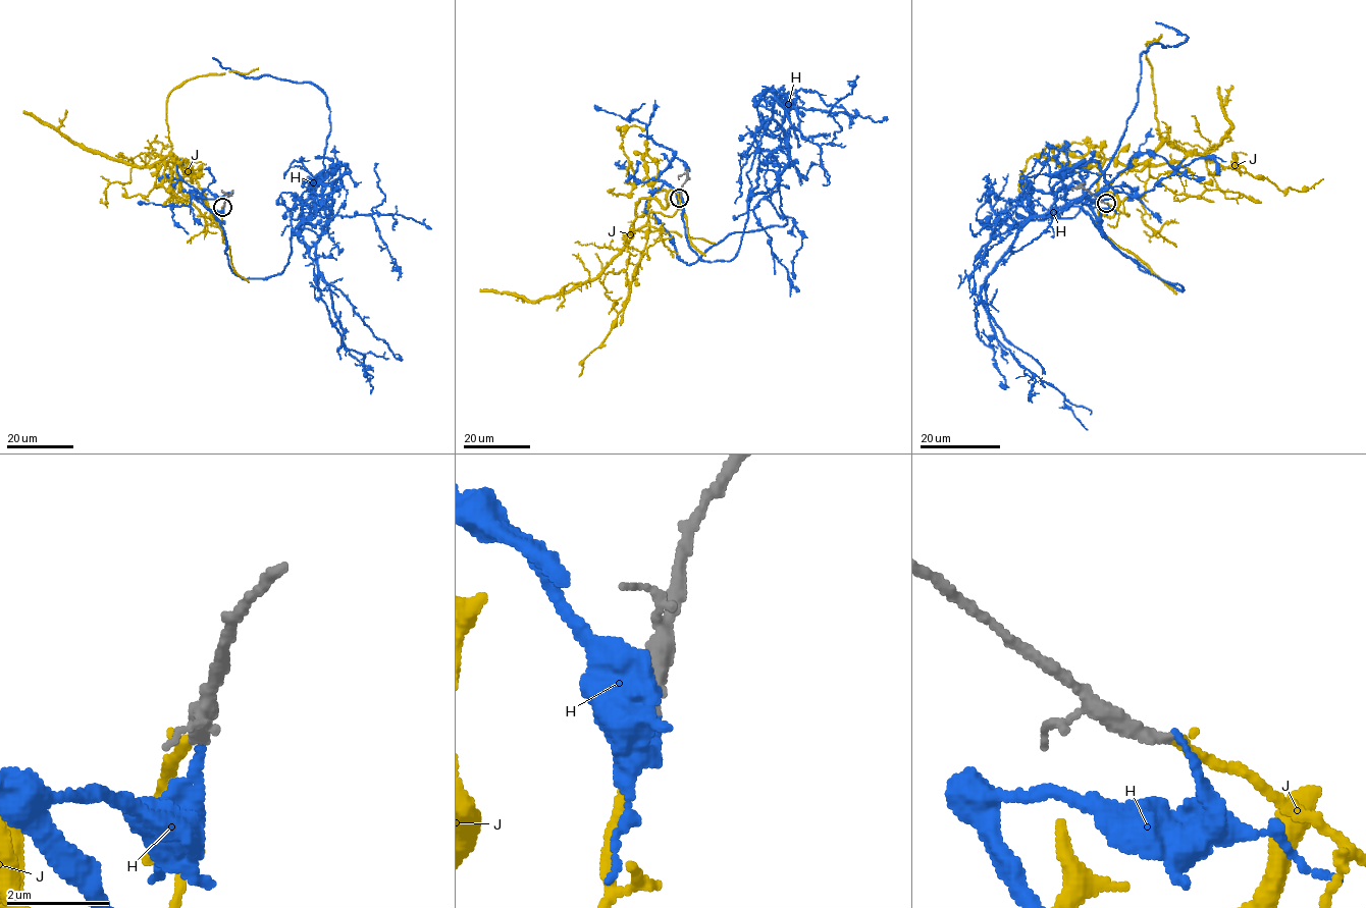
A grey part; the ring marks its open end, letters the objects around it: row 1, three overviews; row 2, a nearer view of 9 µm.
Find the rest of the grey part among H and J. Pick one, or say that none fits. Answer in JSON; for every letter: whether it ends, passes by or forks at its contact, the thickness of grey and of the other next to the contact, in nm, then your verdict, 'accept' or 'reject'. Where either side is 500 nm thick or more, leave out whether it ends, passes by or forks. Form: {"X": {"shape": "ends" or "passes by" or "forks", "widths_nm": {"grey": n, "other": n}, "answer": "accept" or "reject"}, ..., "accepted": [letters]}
{"H": {"shape": "ends", "widths_nm": {"grey": 320, "other": 160}, "answer": "reject"}, "J": {"shape": "ends", "widths_nm": {"grey": 320, "other": 200}, "answer": "accept"}, "accepted": ["J"]}

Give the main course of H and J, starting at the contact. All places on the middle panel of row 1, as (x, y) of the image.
H: (680, 198), (671, 187), (688, 245), (730, 261), (747, 199), (788, 163), (780, 94), (827, 181)
J: (680, 198), (633, 232), (636, 205), (667, 205), (667, 191), (578, 376)

